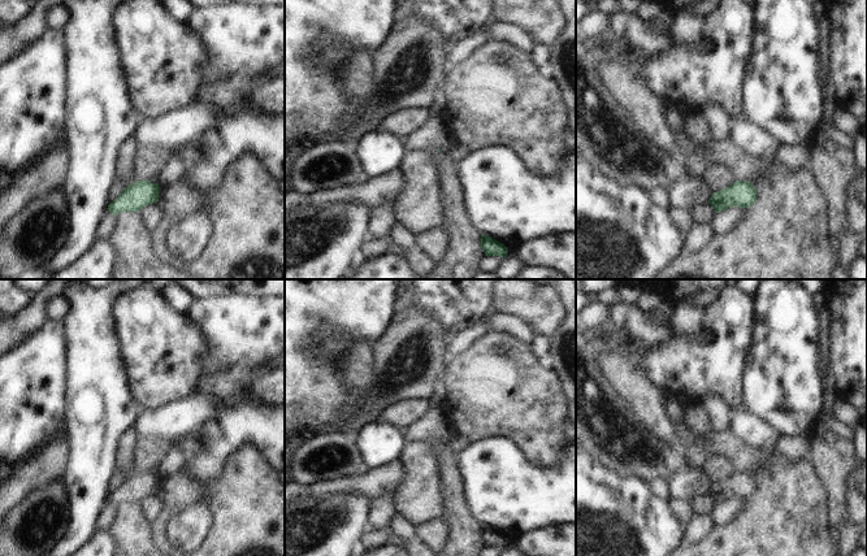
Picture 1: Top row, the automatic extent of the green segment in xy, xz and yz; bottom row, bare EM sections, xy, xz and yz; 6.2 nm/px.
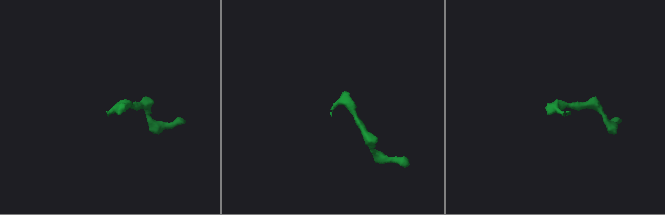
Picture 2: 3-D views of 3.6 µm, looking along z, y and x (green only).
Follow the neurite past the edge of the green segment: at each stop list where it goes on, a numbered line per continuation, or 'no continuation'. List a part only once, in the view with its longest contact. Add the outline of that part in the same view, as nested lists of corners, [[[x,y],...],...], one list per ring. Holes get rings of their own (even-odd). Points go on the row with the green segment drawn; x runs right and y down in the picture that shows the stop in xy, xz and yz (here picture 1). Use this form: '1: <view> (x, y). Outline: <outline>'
no continuation.

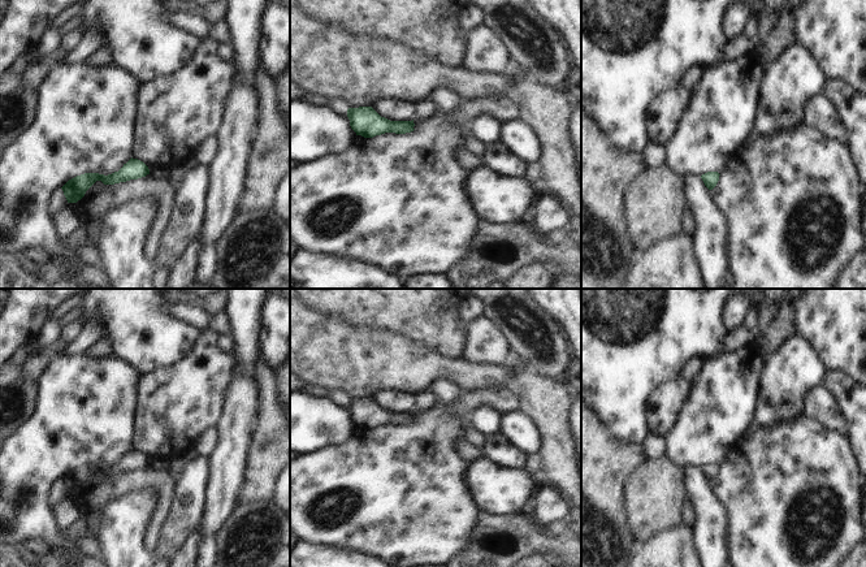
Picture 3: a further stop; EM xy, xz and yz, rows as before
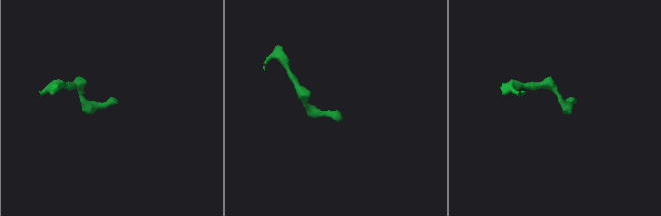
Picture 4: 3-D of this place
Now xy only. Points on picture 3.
no continuation.

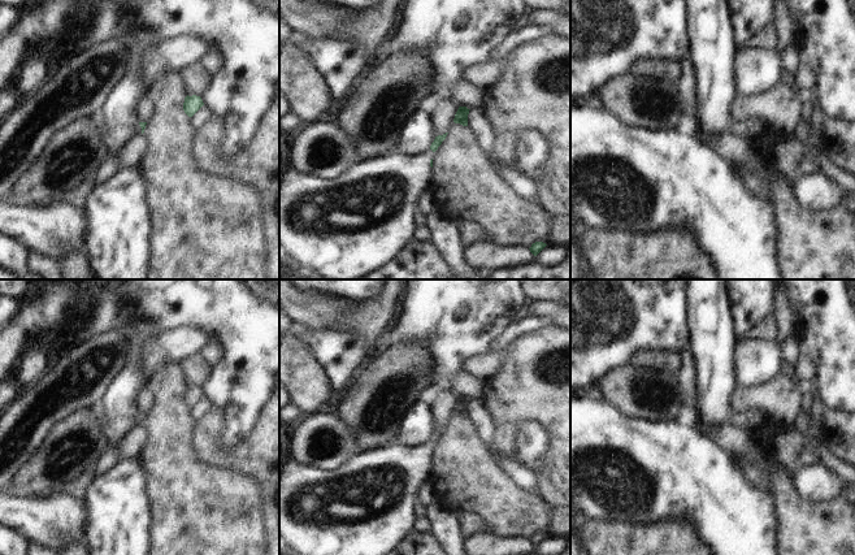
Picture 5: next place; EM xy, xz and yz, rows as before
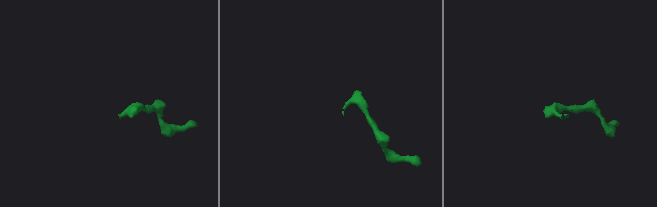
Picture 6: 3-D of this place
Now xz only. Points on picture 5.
1: xz (344, 228). Outline: [[[429,148],[418,156],[387,153],[360,161],[333,179],[287,172],[279,182],[279,244],[287,257],[304,270],[326,279],[357,279],[389,264],[413,240],[417,200],[430,187],[433,169]]]

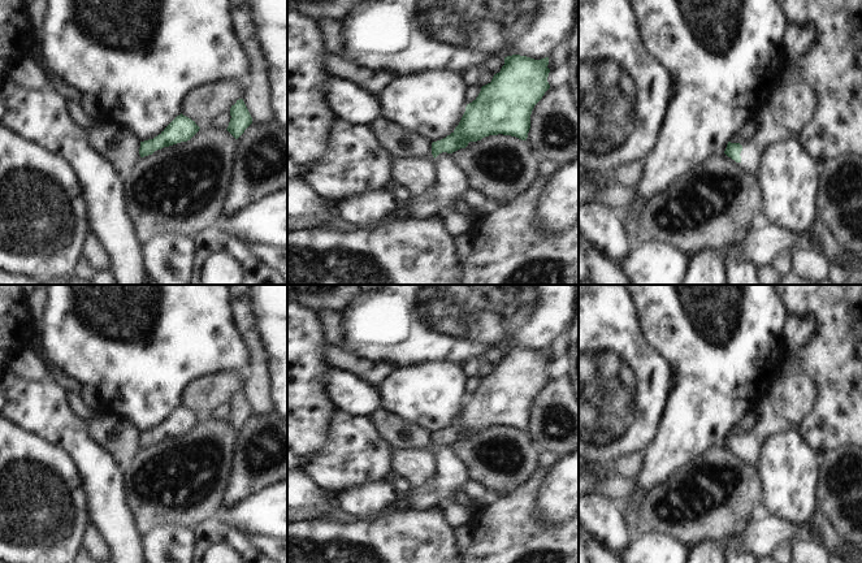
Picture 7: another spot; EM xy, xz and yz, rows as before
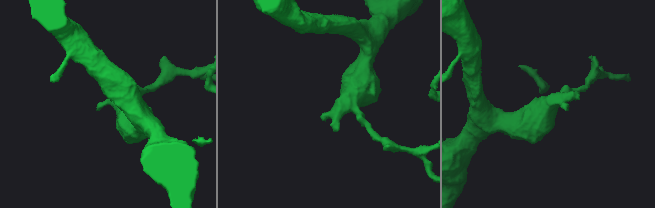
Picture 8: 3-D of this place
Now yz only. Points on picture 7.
1: yz (771, 131). Outline: [[[768,105],[758,116],[762,118],[762,127],[755,129],[755,135],[751,139],[740,143],[742,146],[741,164],[750,169],[755,178],[759,176],[761,156],[770,144],[800,140],[801,137],[801,133],[777,124]]]

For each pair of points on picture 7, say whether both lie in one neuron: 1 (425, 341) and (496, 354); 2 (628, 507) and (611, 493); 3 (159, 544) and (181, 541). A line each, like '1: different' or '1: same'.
1: different
2: different
3: same

